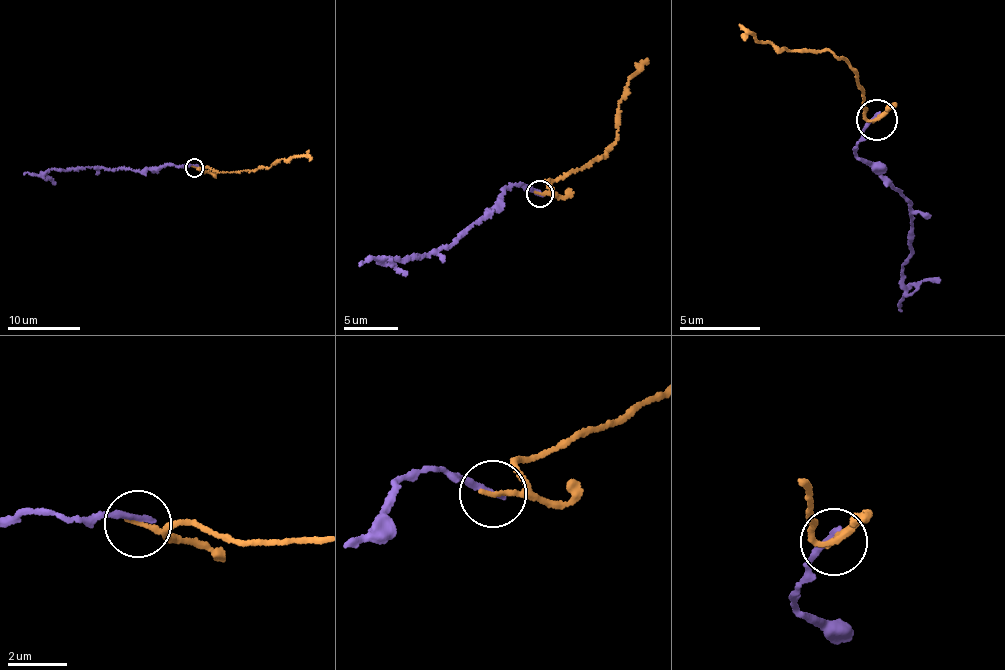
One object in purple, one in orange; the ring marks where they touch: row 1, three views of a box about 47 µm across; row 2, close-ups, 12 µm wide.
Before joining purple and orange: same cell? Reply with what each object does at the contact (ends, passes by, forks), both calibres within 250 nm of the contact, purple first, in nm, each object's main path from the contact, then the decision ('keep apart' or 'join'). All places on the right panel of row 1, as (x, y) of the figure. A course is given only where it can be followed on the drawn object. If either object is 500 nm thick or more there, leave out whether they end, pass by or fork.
purple ends there; orange ends there; 200 nm thick on the purple side, 170 nm on the other; purple runs (876, 118), (853, 149), (857, 157), (875, 165), (891, 188), (910, 205), (910, 253), (898, 274), (903, 312); orange runs (876, 118), (865, 114), (852, 69), (824, 48), (784, 49), (753, 35), (742, 42); keep apart

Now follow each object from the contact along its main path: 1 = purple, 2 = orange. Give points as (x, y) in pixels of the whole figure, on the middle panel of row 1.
1: (539, 193), (512, 184), (505, 189), (503, 202), (449, 246), (402, 260), (383, 257), (361, 264)
2: (539, 193), (549, 181), (605, 153), (616, 141), (618, 101), (633, 74), (647, 58)

